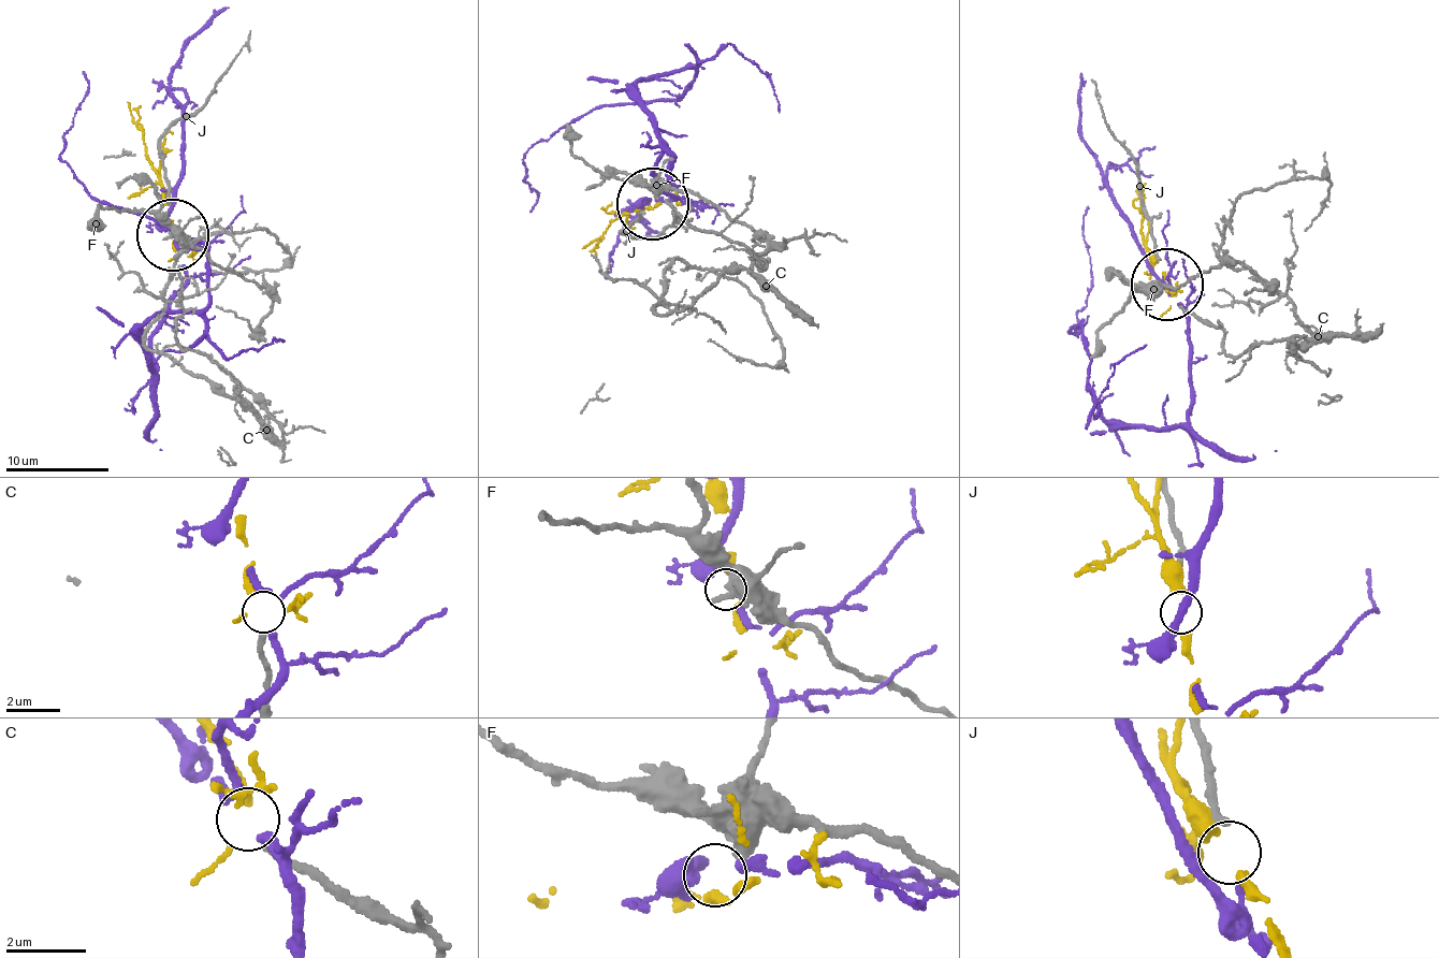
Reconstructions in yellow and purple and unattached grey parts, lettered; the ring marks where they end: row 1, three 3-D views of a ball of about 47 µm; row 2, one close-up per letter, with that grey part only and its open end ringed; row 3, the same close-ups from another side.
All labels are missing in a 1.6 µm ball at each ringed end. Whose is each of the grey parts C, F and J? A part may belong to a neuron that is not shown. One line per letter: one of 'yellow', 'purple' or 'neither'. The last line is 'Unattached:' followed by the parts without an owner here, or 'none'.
C: yellow
F: neither
J: purple
Unattached: F

